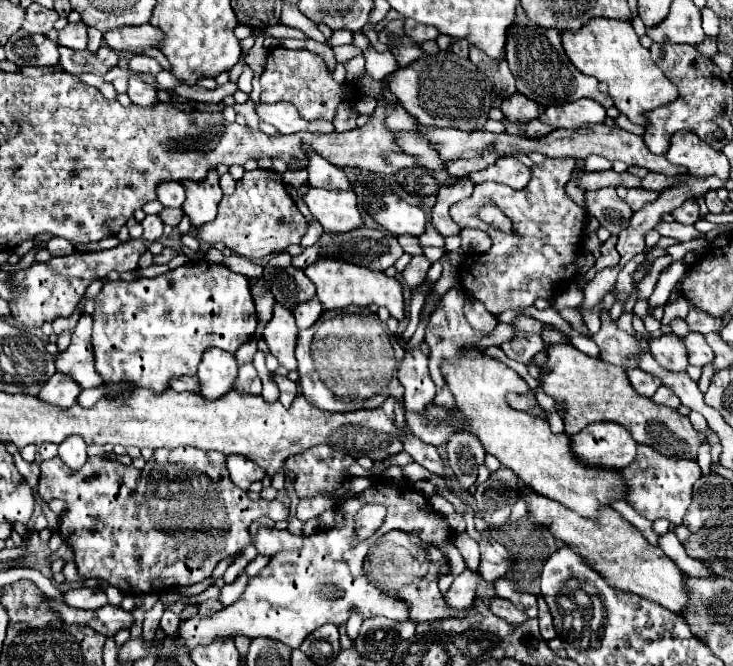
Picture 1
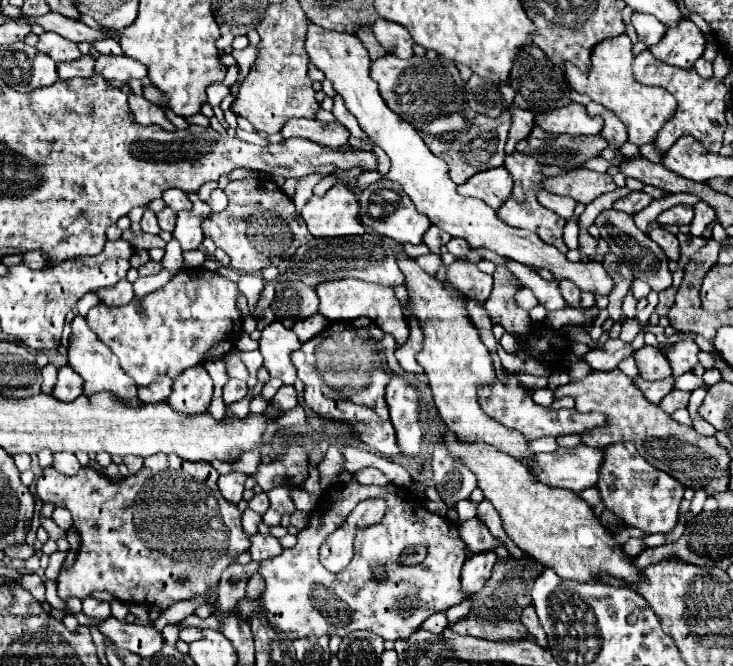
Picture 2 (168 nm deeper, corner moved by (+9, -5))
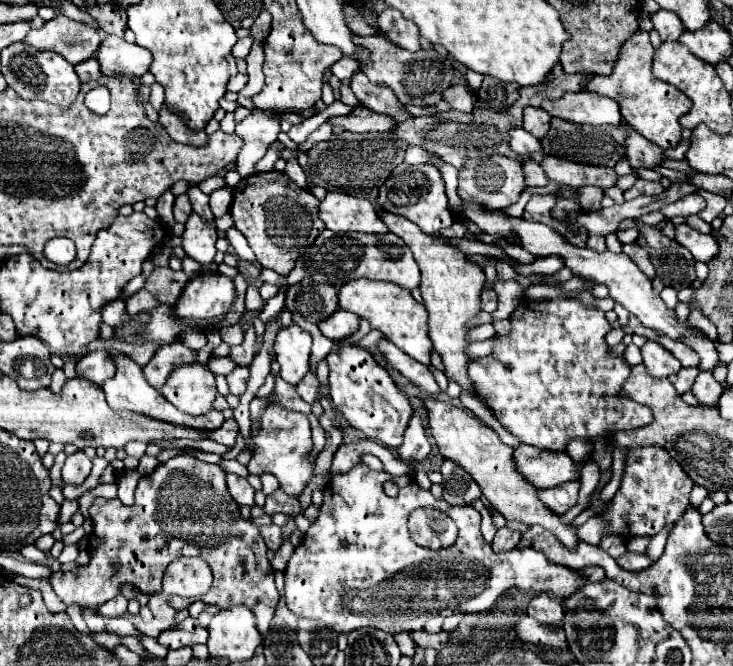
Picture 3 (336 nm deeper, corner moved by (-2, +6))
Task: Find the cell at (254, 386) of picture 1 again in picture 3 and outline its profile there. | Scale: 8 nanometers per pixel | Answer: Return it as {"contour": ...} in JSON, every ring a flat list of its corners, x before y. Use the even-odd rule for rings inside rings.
{"contour":[[235,367,227,377,227,385,229,385,229,391,233,395,243,395,245,393,245,387,247,387,247,379,249,379,249,369,247,367]]}

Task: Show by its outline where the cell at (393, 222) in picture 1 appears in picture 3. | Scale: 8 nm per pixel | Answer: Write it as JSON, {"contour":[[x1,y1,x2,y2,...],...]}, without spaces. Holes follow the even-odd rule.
{"contour":[[401,163,391,173,387,183,379,189,379,205,391,213,407,217,409,221,419,225,423,233,429,233,429,235,437,235,439,229,451,227,455,223,455,215,449,209,449,199,445,193,445,181,439,169,433,165]]}

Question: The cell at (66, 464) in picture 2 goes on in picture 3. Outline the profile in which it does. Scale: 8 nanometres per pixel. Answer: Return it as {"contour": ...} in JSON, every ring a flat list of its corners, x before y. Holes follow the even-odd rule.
{"contour":[[77,451,75,455,69,455,65,465,63,465,63,471,61,471,63,481,67,485,75,485,75,487,83,485,85,479,89,477,89,473,91,473,91,459,83,451]]}

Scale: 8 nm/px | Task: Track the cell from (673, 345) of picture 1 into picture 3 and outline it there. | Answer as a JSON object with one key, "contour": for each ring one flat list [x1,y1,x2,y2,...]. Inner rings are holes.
{"contour":[[647,341,641,347,641,353,647,373,651,377,669,377,681,369,679,361,675,361,675,357,671,357,671,353,667,353,667,349,663,349,663,345,655,341]]}

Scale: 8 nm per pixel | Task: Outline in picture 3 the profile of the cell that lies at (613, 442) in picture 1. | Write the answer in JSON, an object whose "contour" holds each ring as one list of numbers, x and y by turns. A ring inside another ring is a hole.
{"contour":[[519,445,513,449,517,471,537,489,557,487,577,477,579,465,571,461,567,453,543,453,531,445]]}

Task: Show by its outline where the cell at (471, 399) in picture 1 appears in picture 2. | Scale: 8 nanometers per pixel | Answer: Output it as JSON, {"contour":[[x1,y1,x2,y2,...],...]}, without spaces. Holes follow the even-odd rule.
{"contour":[[404,252,398,254,398,266,406,276,408,296,412,298,412,310,418,318,424,332,422,352,416,356,418,364,424,368,430,388,434,394,436,408,444,420,444,424,454,432,454,436,462,442,486,442,498,448,504,454,514,456,516,460,534,466,534,454,530,452,530,442,512,428,490,418,478,404,478,386,496,380,496,370,492,366,490,352,480,342,478,330,472,326,468,312,464,308,462,294,450,294,444,290,434,276,428,276,418,264,408,258]]}

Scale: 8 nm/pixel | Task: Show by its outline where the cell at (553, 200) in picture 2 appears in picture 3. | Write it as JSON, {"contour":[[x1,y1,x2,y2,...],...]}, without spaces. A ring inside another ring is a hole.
{"contour":[[533,159,523,163,523,175,525,175,525,185,527,187,541,187,545,175,541,173,541,165]]}

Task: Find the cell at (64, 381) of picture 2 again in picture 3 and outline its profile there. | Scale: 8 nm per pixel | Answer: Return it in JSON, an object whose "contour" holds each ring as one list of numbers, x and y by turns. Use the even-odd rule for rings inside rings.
{"contour":[[99,349,83,355,77,361,75,371,79,377,95,381,97,385,103,385,107,379,115,375,115,361,111,361,111,355,107,349]]}

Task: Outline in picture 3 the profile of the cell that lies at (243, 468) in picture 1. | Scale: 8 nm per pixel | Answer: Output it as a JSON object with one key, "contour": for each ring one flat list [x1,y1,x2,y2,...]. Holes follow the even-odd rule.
{"contour":[[229,473,227,475,227,489,233,497,233,501,239,505,239,507,253,507,255,505,255,489,247,483,245,477,239,477,239,475,233,475]]}

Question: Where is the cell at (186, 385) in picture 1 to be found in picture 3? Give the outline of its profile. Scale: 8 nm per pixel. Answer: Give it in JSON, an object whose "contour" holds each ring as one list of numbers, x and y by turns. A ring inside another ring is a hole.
{"contour":[[175,341,155,353,155,357,143,367,143,375,151,387,161,389,175,367,194,363,196,357,195,350,185,347,181,341]]}

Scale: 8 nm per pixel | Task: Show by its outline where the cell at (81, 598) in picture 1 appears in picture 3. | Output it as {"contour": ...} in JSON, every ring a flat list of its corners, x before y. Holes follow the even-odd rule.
{"contour":[[117,595,115,599,107,601,107,605,101,605,99,613,103,617,121,617,127,613,127,599,123,595]]}

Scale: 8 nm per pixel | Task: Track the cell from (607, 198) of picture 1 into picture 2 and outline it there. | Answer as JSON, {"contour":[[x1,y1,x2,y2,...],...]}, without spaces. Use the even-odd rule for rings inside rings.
{"contour":[[608,208,608,210,602,210,594,222,594,226,600,230,600,236,610,244,610,250,622,258,622,260,630,260,630,262,638,262,642,266,638,266,638,270,634,270,634,274,641,280,650,284,652,290,664,290,668,286,672,286,672,274,670,274,670,268,668,268,668,258,664,254,664,250,650,240,648,234,640,232,632,220,630,214,624,214,620,210,614,210,614,208]]}

